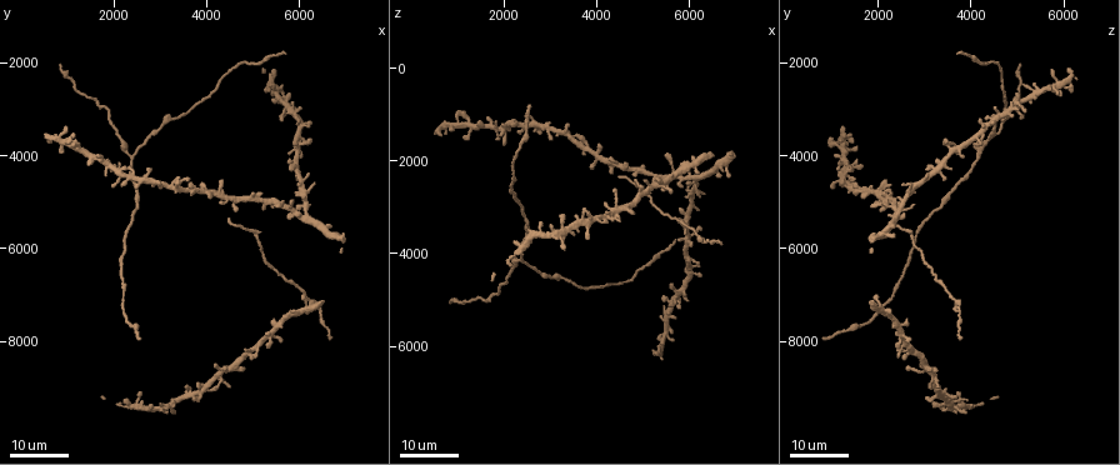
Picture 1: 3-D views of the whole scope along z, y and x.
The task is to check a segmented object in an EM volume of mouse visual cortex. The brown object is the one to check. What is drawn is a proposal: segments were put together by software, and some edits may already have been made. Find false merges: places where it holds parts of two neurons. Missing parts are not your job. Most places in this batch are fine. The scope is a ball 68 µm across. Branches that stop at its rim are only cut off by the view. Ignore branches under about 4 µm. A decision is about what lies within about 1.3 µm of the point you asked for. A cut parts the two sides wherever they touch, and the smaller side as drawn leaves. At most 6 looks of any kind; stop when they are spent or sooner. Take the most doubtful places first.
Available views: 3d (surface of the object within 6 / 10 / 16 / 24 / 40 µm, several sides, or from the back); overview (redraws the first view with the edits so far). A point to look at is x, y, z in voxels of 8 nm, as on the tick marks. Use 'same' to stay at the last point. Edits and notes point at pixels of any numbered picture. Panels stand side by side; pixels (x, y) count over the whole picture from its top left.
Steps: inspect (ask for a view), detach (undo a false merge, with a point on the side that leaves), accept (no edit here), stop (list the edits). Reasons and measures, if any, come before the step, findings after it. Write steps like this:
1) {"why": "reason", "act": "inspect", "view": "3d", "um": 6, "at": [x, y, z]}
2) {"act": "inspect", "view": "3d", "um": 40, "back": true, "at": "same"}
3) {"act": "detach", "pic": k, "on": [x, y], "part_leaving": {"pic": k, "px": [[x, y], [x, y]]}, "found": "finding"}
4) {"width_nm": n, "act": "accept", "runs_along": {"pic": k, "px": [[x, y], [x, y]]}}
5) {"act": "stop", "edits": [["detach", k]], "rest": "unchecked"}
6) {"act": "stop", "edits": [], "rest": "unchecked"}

{"why": "a fork", "act": "inspect", "view": "3d", "um": 16, "at": [2400, 4000, 4150]}

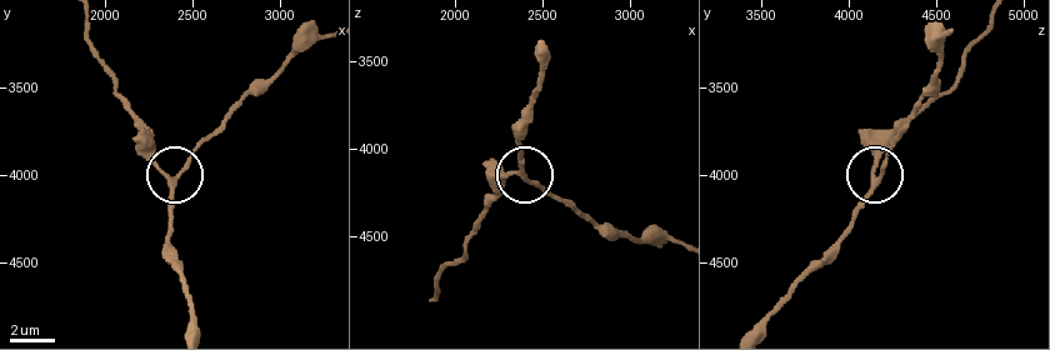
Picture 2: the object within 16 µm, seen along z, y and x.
{"act": "inspect", "view": "3d", "um": 10, "at": [2380, 4040, 4140]}

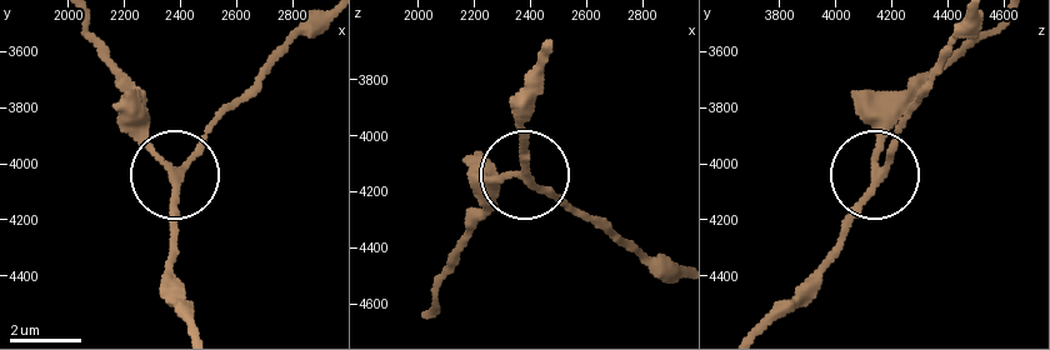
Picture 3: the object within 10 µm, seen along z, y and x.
{"act": "accept", "runs_along": {"pic": 3, "px": [[311, 21], [185, 165], [168, 165], [123, 105]]}, "found": "continuous, no second neuron"}

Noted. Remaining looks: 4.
{"why": "looks like a crossing", "act": "inspect", "view": "3d", "um": 24, "at": [5450, 2600, 5400]}

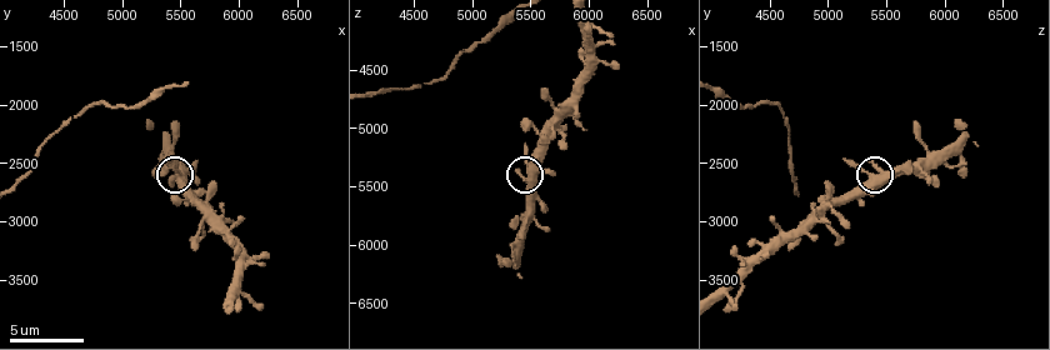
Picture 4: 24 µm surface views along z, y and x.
{"why": "zoom in", "act": "inspect", "view": "3d", "um": 10, "at": [5500, 2600, 5380]}

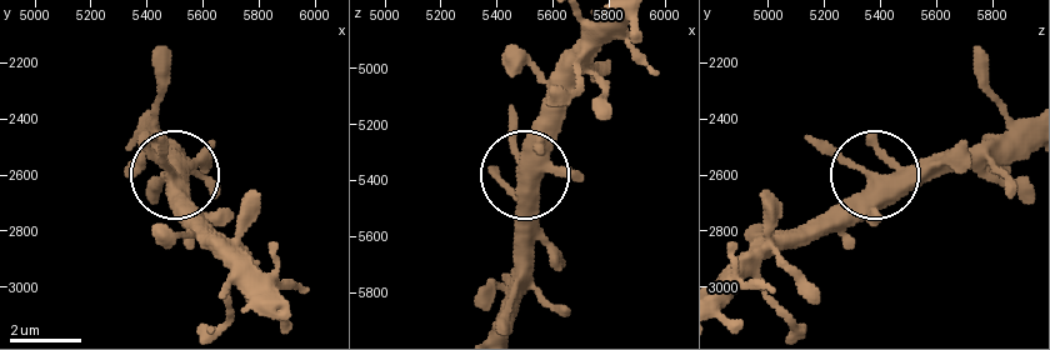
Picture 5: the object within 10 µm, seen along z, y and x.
{"act": "accept", "found": "one neuron here"}

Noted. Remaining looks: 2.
{"why": "branch point", "act": "inspect", "view": "3d", "um": 16, "at": [6050, 5350, 2350]}

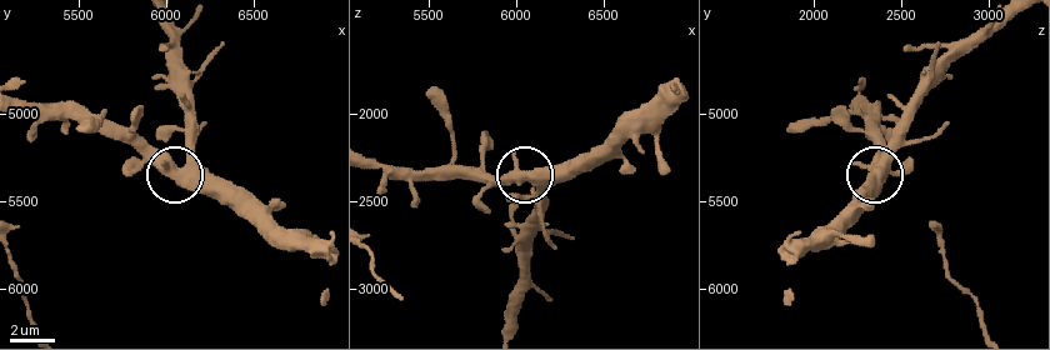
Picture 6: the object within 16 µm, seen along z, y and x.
{"act": "inspect", "view": "3d", "um": 6, "at": [6060, 5360, 2340]}

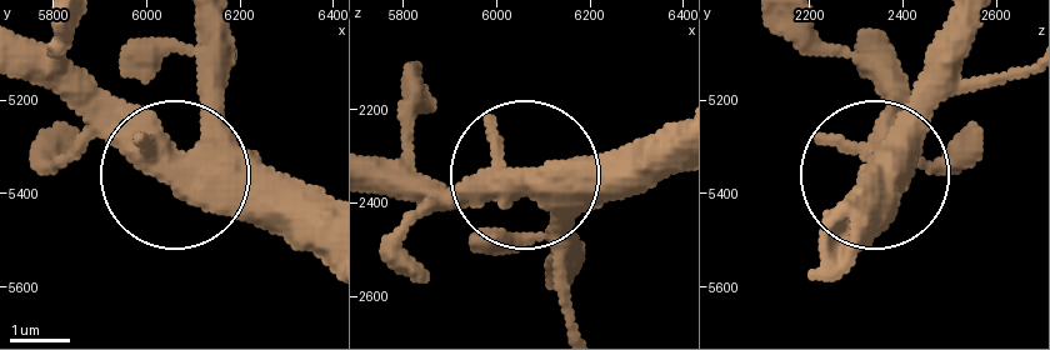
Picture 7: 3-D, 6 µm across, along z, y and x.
{"width_nm": 420, "act": "accept", "runs_along": {"pic": 7, "px": [[203, 20], [208, 125], [188, 165], [323, 185]]}, "found": "one neuron here"}

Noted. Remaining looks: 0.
{"act": "stop", "edits": [], "rest": "unchecked"}

